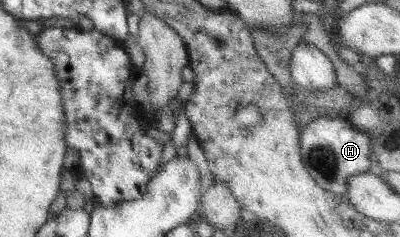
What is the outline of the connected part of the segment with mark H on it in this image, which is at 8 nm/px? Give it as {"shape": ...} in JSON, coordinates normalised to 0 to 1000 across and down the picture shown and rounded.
{"shape":[[[803,485],[763,527],[748,570],[750,641],[773,738],[788,772],[838,831],[868,835],[868,755],[928,722],[933,591],[905,553],[888,544],[865,489],[825,494]]]}

